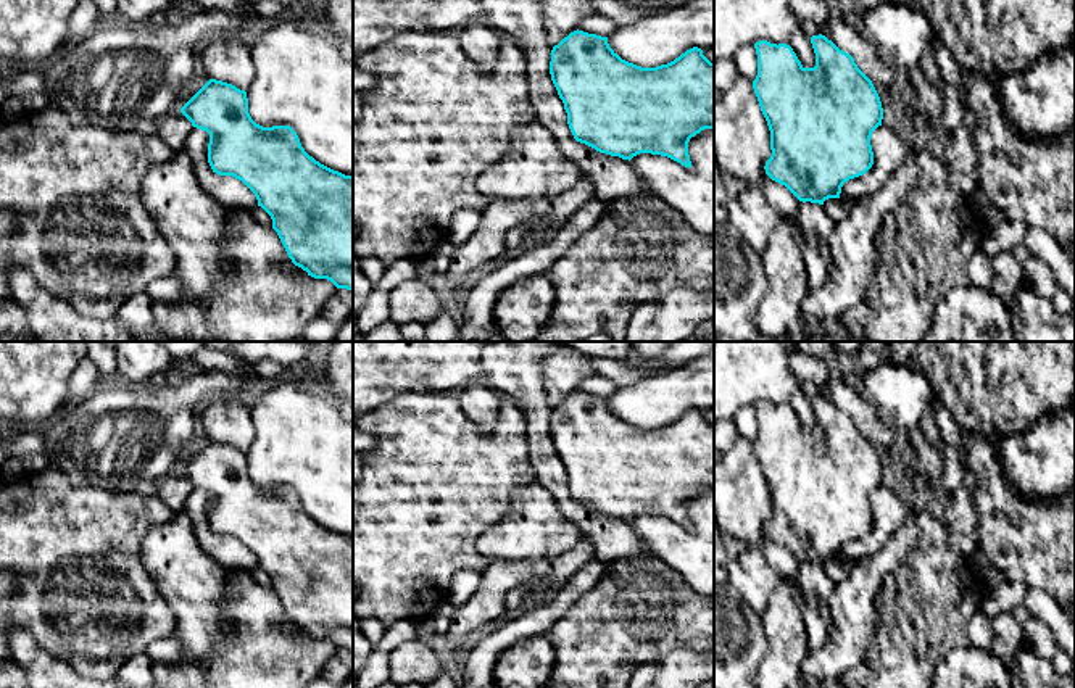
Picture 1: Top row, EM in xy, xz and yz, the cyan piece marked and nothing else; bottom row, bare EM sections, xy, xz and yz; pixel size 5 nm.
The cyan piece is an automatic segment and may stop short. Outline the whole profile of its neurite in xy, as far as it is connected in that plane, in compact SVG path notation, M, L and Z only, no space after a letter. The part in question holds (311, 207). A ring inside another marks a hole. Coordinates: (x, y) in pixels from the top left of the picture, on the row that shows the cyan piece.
M210 79L182 108L181 113L193 127L210 134L208 163L213 172L242 180L272 219L292 263L314 279L327 279L337 288L353 292L353 176L334 171L313 156L300 143L290 126L263 127L248 113L247 92L232 84Z

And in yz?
M822 34L812 35L811 44L816 53L814 68L804 68L787 44L756 42L757 76L753 81L753 89L770 131L772 155L764 166L766 174L785 185L799 201L824 205L828 198L840 198L845 182L872 168L870 137L882 126L883 108L872 81L857 68L849 53L840 50Z

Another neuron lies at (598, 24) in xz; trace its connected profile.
M591 15L585 19L580 21L579 31L588 32L588 34L596 34L601 37L609 37L616 29L617 23L603 16L603 15Z

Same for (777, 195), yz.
M767 174L762 176L757 189L764 193L769 205L772 205L782 216L790 219L796 227L798 243L809 279L809 288L820 287L825 282L828 271L817 248L799 229L798 218L803 201L799 201L785 185L772 180Z

